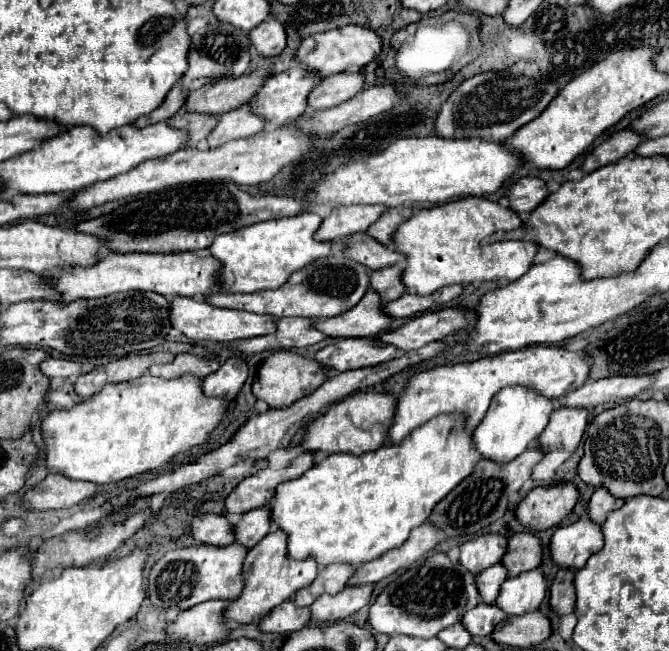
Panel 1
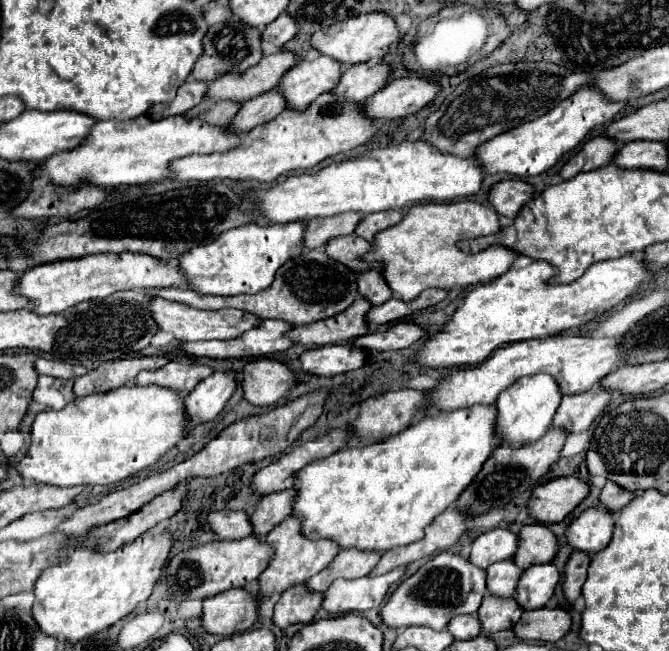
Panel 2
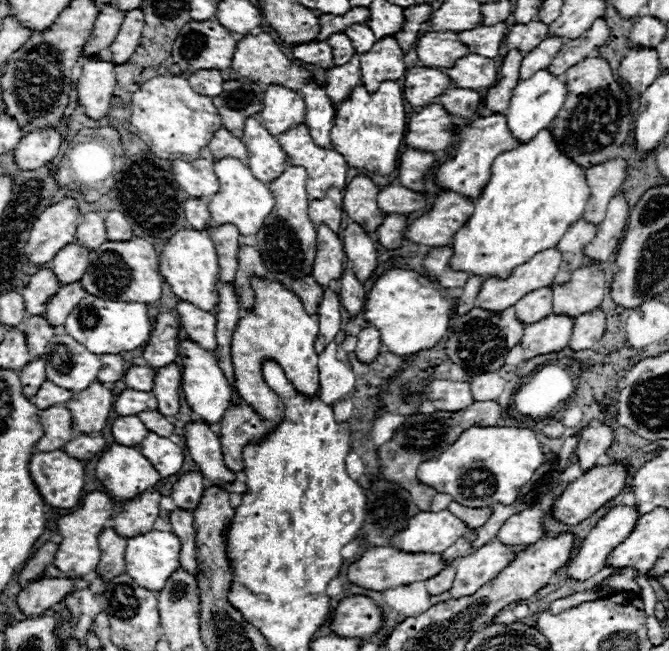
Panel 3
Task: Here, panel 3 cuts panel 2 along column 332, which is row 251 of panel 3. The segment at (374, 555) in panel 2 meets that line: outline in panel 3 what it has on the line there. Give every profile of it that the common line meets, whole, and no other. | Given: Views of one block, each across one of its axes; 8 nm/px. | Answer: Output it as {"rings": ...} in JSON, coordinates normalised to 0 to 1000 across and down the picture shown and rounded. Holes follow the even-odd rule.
{"rings":[[[864,338],[861,344],[855,344],[855,350],[849,350],[843,369],[837,369],[837,375],[831,378],[840,387],[840,406],[825,439],[846,436],[855,427],[855,415],[867,412],[876,402],[870,396],[870,381],[888,366],[888,359],[891,359],[891,347],[879,344],[876,338]]]}

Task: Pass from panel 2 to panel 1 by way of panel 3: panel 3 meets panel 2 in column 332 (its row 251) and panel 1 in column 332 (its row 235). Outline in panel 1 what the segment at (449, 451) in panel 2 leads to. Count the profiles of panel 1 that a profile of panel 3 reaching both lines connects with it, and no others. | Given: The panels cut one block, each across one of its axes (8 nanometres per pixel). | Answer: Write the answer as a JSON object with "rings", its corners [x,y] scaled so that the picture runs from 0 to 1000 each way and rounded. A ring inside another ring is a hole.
{"rings":[[[655,639],[616,661],[592,685],[571,685],[544,700],[502,697],[475,707],[460,725],[454,725],[454,731],[430,737],[413,750],[413,759],[404,771],[404,796],[410,808],[430,823],[430,857],[469,857],[475,869],[541,869],[604,836],[613,814],[640,799],[658,765],[664,765],[682,743],[688,743],[688,737],[703,731],[714,707],[717,700],[706,694],[706,676],[703,667],[694,664],[688,639]]]}

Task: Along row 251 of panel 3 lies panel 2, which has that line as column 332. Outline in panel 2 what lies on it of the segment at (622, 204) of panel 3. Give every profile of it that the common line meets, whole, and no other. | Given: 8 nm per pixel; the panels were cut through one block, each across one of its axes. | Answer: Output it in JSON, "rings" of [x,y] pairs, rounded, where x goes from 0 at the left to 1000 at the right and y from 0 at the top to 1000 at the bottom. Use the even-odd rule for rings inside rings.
{"rings":[[[592,873],[574,885],[562,888],[529,888],[529,891],[499,891],[496,900],[484,909],[481,934],[493,943],[520,943],[544,940],[559,931],[568,931],[577,919],[577,909],[589,894],[598,891],[604,873]]]}

